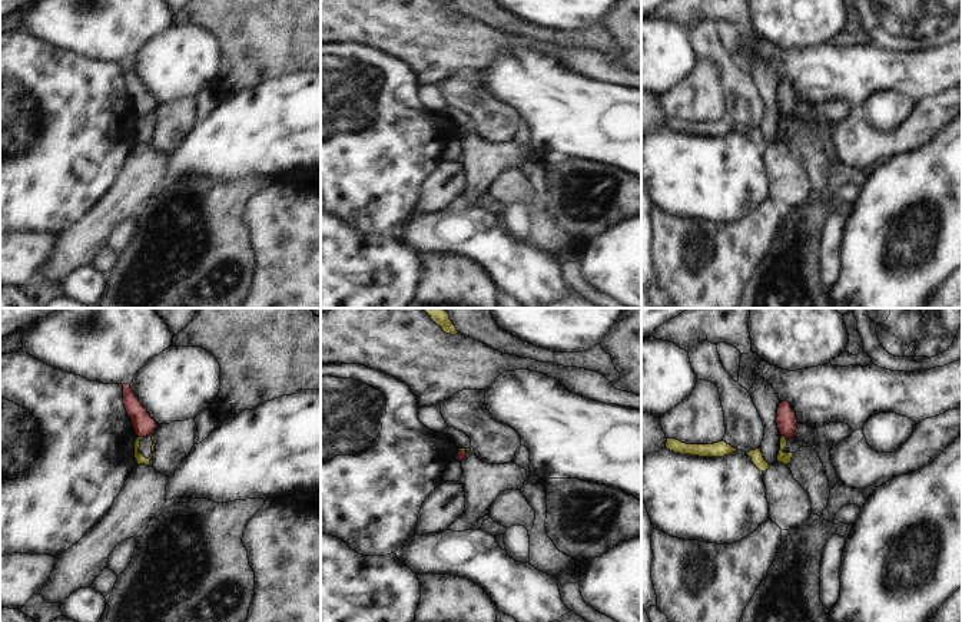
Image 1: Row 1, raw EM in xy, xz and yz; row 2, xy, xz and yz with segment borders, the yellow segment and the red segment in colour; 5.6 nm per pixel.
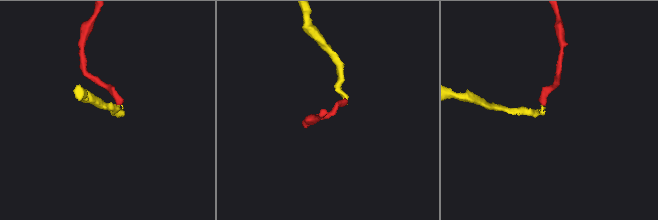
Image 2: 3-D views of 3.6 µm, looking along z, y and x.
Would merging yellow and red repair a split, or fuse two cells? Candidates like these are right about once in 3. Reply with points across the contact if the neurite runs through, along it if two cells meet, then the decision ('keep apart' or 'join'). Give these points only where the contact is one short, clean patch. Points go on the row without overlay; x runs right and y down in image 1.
border xy (138, 115), (142, 116); keep apart

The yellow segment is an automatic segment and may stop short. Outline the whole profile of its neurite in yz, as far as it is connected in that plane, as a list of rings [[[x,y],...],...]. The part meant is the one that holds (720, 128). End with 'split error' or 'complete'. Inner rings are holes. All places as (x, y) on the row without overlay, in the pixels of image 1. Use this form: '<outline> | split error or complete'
[[[667,118],[666,128],[679,133],[690,133],[699,136],[723,136],[733,133],[737,128],[726,120],[714,123],[686,123],[676,118]]] | complete

